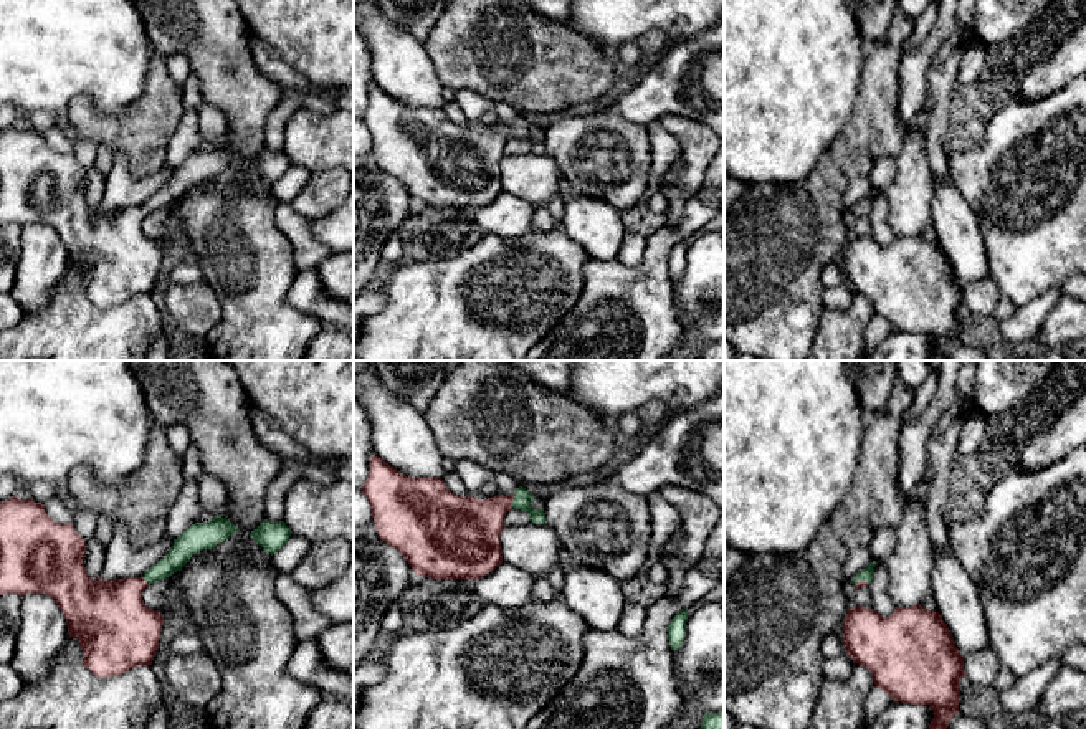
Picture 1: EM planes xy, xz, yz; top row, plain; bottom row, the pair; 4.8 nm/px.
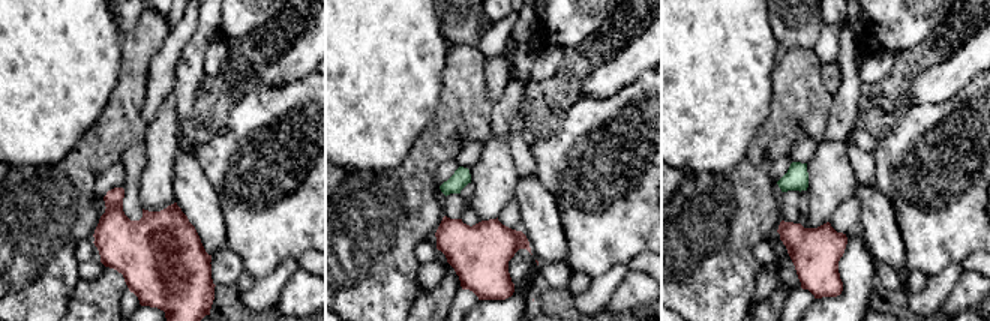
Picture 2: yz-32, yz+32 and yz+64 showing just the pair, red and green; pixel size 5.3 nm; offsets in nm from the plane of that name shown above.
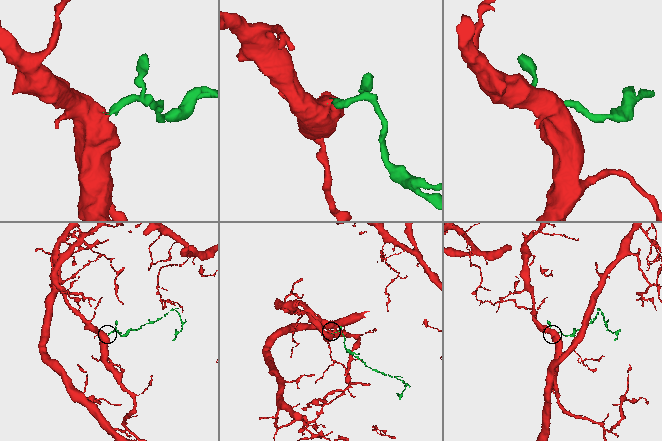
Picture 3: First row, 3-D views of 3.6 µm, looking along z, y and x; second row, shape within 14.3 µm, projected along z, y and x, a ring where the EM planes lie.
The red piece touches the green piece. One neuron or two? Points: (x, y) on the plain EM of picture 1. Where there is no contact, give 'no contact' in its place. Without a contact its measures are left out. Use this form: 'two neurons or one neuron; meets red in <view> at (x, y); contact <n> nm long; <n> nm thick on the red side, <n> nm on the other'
one neuron; meets red in xz at (513, 129); contact 70 nm long; 300 nm thick on the red side, 90 nm on the other

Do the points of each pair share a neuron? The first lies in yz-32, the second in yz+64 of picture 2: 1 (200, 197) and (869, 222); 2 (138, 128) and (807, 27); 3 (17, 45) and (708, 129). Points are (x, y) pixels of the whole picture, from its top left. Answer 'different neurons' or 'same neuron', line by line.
1: same neuron
2: different neurons
3: same neuron

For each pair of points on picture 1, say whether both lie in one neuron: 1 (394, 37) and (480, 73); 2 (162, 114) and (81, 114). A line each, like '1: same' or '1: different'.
1: different
2: same

